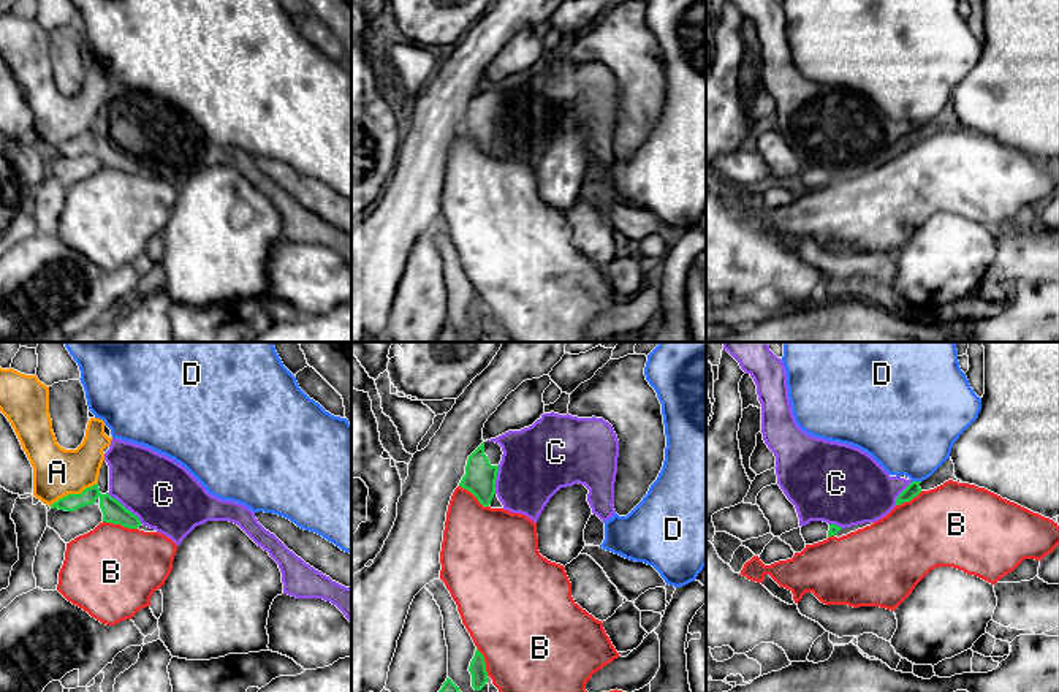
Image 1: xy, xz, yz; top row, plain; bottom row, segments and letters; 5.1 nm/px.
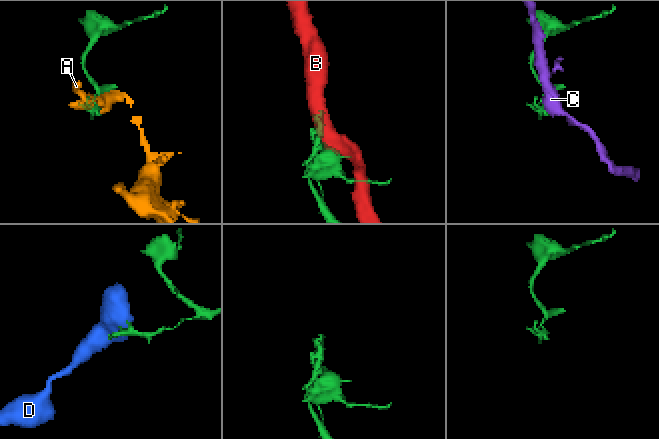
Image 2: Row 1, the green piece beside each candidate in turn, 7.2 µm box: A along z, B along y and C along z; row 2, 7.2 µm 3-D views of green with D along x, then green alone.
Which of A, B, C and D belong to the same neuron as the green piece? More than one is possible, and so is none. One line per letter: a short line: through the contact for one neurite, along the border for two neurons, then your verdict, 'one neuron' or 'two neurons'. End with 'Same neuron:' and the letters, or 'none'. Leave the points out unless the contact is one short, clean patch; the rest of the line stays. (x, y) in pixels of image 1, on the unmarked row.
A: two neurons
B: two neurons
C: two neurons
D: two neurons
Same neuron: none

